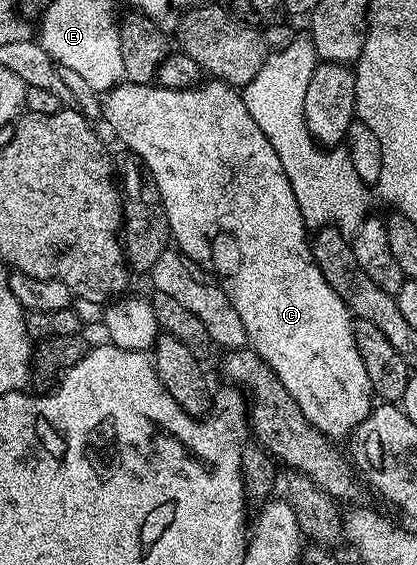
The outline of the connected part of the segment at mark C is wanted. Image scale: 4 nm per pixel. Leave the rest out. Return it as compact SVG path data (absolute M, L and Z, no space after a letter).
M217 79L203 80L202 84L192 89L164 89L157 84L132 85L119 83L109 90L104 97L104 121L110 124L110 129L147 165L148 176L158 189L157 200L162 201L164 215L170 224L170 236L179 253L195 266L203 265L211 269L220 282L222 289L228 295L232 307L236 307L236 315L240 315L240 323L244 323L244 331L249 348L270 364L270 370L288 387L288 395L296 399L300 411L304 411L304 419L312 423L324 436L331 439L349 438L359 423L361 423L372 408L375 400L374 389L370 386L368 371L364 371L364 359L360 359L360 351L354 342L354 321L350 309L328 287L318 264L314 262L312 237L308 232L306 220L300 215L300 203L296 203L296 195L292 191L292 183L288 175L284 175L284 163L280 163L280 155L268 143L268 135L256 127L256 119L248 115L248 107L244 103L242 93L235 86L228 85Z

